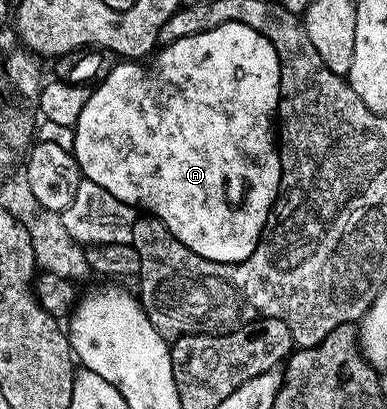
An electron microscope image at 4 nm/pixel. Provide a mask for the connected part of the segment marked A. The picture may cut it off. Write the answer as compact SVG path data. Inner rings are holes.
M227 21L213 29L167 42L163 47L157 48L143 64L136 59L124 59L116 64L120 65L113 69L111 66L99 78L95 86L97 89L93 88L89 92L74 126L71 153L76 157L82 177L98 183L99 187L104 187L123 203L133 205L137 210L159 219L168 228L170 235L174 235L178 243L190 247L194 255L202 255L202 259L227 265L237 265L239 261L244 261L258 247L268 212L276 202L276 192L280 189L280 151L278 133L274 128L274 118L280 108L280 64L274 43L266 39L266 35L254 31L254 27L246 27L246 23Z

